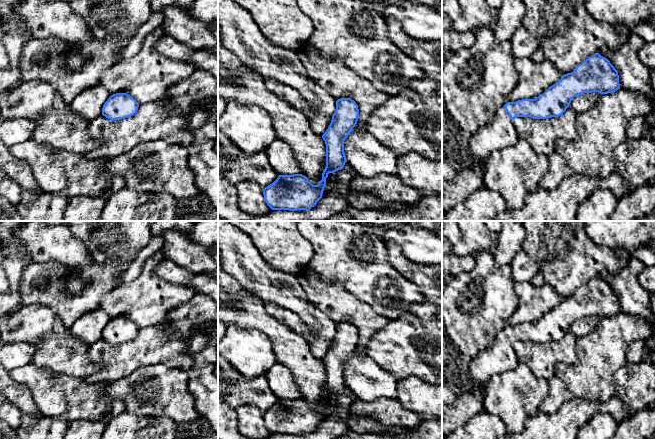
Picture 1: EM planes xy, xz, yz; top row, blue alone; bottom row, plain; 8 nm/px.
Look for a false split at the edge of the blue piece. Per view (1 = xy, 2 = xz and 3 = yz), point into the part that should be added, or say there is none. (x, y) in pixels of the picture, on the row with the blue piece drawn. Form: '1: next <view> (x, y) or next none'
1: next none
2: next none
3: next yz (499, 132)

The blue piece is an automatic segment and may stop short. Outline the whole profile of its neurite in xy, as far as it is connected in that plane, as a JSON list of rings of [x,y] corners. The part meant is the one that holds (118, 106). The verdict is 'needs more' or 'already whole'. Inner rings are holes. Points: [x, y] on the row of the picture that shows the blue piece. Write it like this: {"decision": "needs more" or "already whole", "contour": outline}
{"decision": "already whole", "contour": [[[127,93],[111,95],[104,103],[102,115],[110,120],[120,120],[133,116],[139,104]]]}

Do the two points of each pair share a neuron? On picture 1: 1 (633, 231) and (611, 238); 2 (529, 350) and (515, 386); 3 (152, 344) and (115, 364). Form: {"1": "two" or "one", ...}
{"1": "one", "2": "two", "3": "one"}

